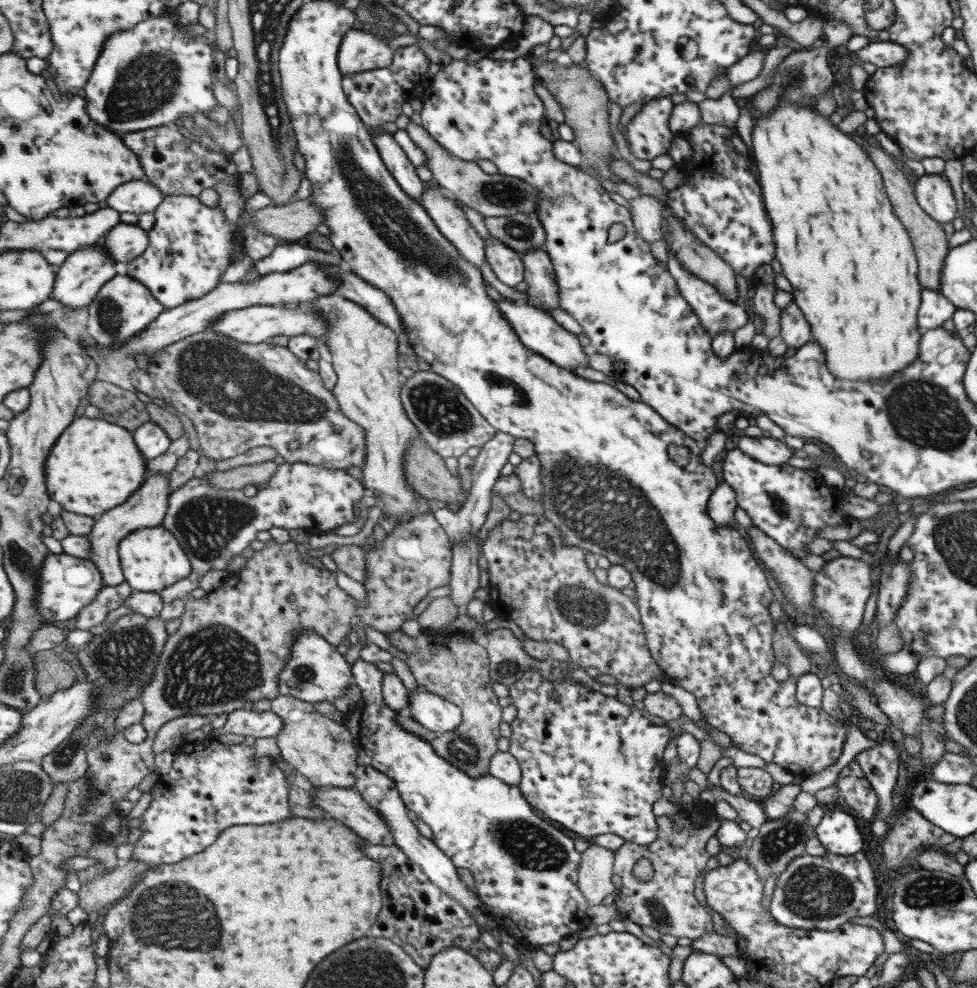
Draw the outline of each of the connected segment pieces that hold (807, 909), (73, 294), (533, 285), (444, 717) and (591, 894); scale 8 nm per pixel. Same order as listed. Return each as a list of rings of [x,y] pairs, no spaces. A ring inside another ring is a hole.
[[[856,852],[851,856],[825,853],[821,856],[799,855],[790,860],[778,874],[769,900],[768,913],[777,924],[810,931],[832,931],[853,916],[871,916],[875,913],[875,880],[866,856]]]
[[[102,243],[83,247],[75,253],[70,253],[65,264],[59,268],[58,279],[51,297],[64,304],[66,308],[81,310],[83,306],[89,306],[98,292],[121,270],[122,268],[115,259],[111,259],[111,254],[106,252],[106,247]]]
[[[543,247],[532,248],[521,258],[525,264],[524,281],[528,284],[527,303],[545,311],[550,308],[561,309],[558,280],[549,252]]]
[[[430,690],[410,692],[408,715],[440,735],[455,730],[463,722],[459,705]]]
[[[590,843],[582,852],[578,884],[583,896],[586,896],[591,905],[600,905],[609,894],[615,892],[614,866],[614,850]]]

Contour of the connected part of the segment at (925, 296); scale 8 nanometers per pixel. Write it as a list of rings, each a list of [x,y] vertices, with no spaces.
[[[924,289],[920,291],[920,305],[917,311],[916,323],[923,332],[941,327],[949,320],[956,308],[941,293]]]

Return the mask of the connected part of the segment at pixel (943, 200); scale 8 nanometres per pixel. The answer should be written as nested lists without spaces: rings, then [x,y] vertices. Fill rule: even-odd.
[[[925,173],[919,176],[913,189],[916,203],[936,223],[943,224],[955,218],[955,198],[942,174]]]

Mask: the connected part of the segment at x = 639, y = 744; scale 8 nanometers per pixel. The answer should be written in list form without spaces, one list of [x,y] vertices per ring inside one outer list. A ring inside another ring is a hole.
[[[545,665],[537,668],[529,667],[529,669],[525,670],[525,676],[509,687],[509,695],[517,708],[518,715],[511,722],[512,735],[509,738],[511,744],[508,751],[517,758],[522,768],[522,781],[518,784],[518,787],[522,789],[522,793],[530,801],[531,806],[541,810],[545,816],[562,824],[567,830],[581,835],[585,840],[591,841],[595,836],[601,836],[602,834],[615,834],[615,836],[623,838],[624,841],[640,844],[641,846],[653,843],[655,834],[658,834],[655,830],[658,830],[658,828],[655,828],[655,816],[651,814],[651,806],[653,806],[655,800],[662,798],[661,782],[664,782],[663,772],[665,772],[663,750],[665,750],[669,738],[673,738],[675,734],[669,732],[664,725],[653,726],[653,724],[649,724],[645,714],[641,716],[639,710],[633,707],[633,705],[625,706],[625,704],[621,704],[617,700],[619,706],[615,706],[615,696],[605,696],[605,694],[601,694],[598,691],[563,692],[563,690],[579,690],[579,683],[571,684],[570,682],[564,682],[561,676],[549,670]],[[551,690],[556,690],[559,696],[558,701],[553,701],[551,698]]]

